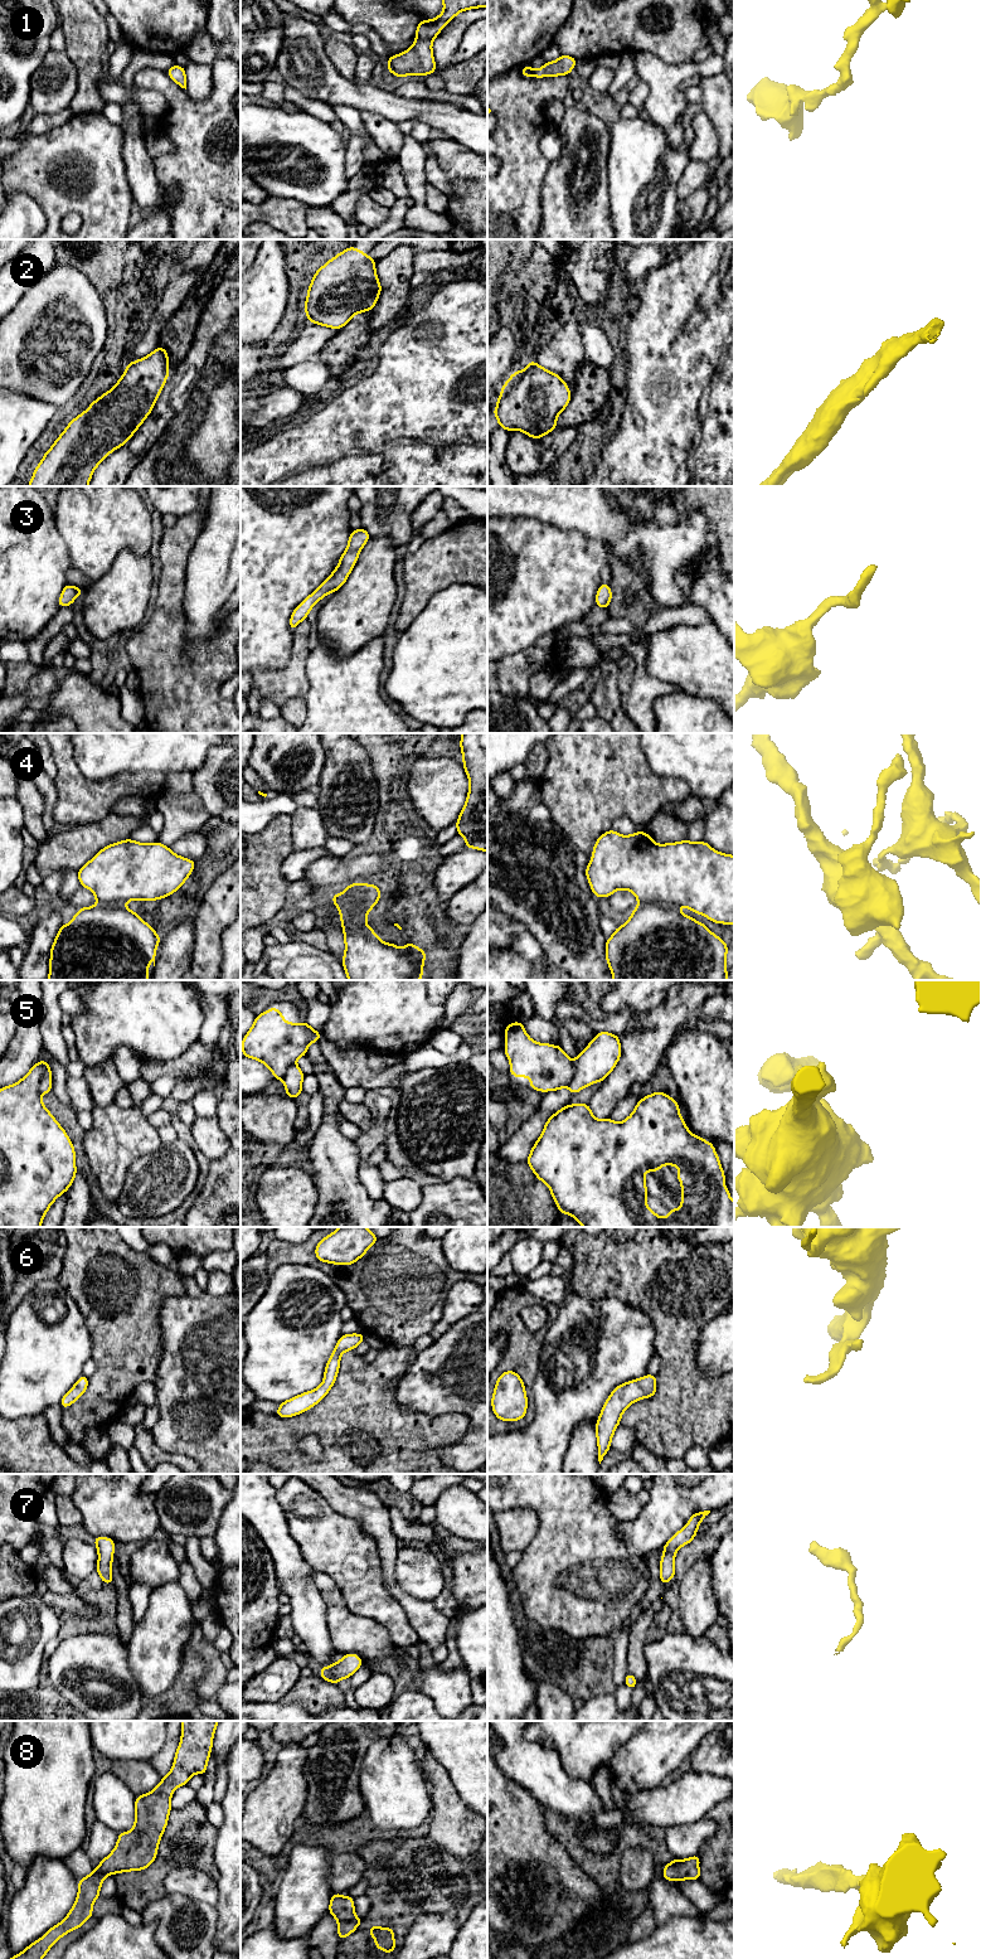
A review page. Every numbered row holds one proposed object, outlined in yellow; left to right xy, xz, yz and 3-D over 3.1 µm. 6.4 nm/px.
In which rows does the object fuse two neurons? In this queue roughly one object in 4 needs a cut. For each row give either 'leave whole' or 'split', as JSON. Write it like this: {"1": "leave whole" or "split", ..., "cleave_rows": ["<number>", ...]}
{"1": "leave whole", "2": "leave whole", "3": "leave whole", "4": "split", "5": "split", "6": "leave whole", "7": "leave whole", "8": "leave whole", "cleave_rows": ["4", "5"]}

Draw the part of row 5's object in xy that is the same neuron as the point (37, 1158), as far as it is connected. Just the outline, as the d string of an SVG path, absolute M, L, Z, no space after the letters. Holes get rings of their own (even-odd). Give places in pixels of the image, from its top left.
M42 1062L35 1063L31 1070L16 1083L0 1088L0 1227L40 1227L44 1216L53 1202L68 1191L77 1174L76 1151L64 1129L53 1117L42 1102L39 1085L43 1080L44 1067Z

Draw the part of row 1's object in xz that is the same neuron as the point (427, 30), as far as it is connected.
M442 0L443 13L432 20L421 20L416 30L413 45L397 55L388 58L388 72L398 78L404 76L424 76L436 72L432 42L458 13L487 8L487 0Z

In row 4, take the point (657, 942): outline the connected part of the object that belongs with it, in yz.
M638 905L628 921L606 940L606 959L613 980L728 980L728 946L701 922L683 915L676 906Z

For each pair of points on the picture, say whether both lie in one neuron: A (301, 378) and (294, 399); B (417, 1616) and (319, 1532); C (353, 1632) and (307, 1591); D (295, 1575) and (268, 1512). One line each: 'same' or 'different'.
A: different
B: different
C: different
D: same

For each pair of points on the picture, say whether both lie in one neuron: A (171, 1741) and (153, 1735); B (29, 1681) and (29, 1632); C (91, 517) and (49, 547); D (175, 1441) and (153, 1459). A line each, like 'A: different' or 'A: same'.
A: different
B: same
C: different
D: different

